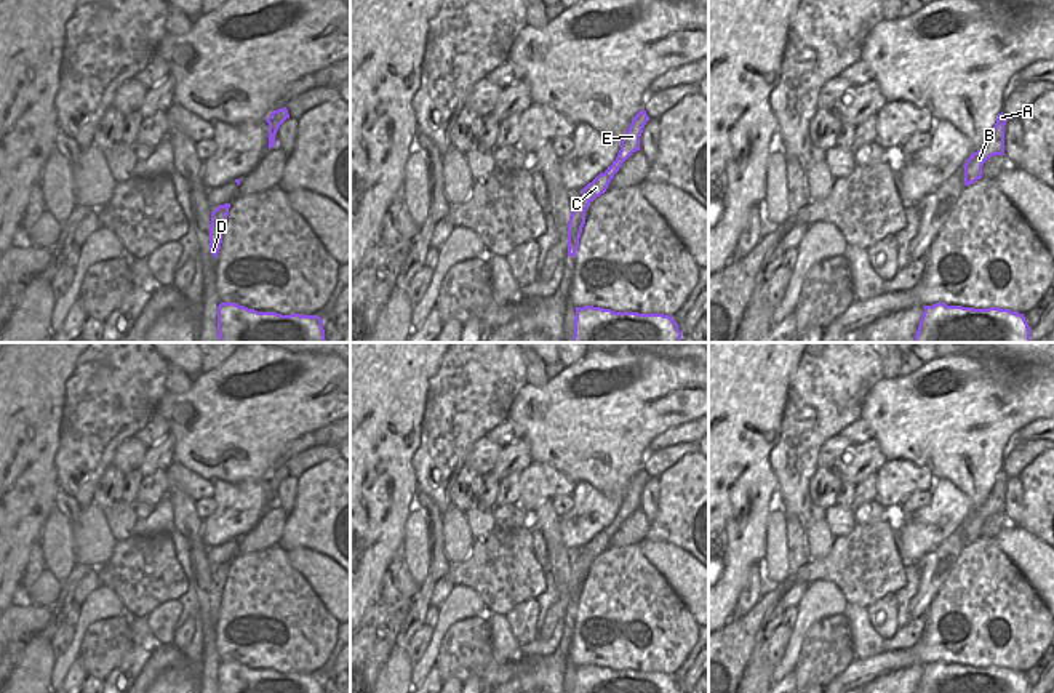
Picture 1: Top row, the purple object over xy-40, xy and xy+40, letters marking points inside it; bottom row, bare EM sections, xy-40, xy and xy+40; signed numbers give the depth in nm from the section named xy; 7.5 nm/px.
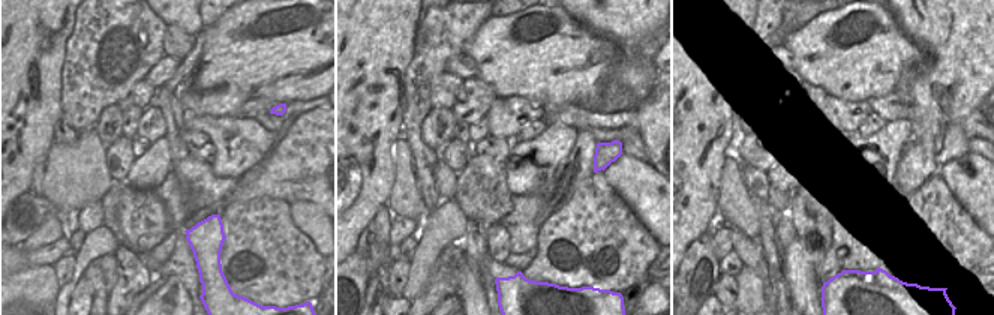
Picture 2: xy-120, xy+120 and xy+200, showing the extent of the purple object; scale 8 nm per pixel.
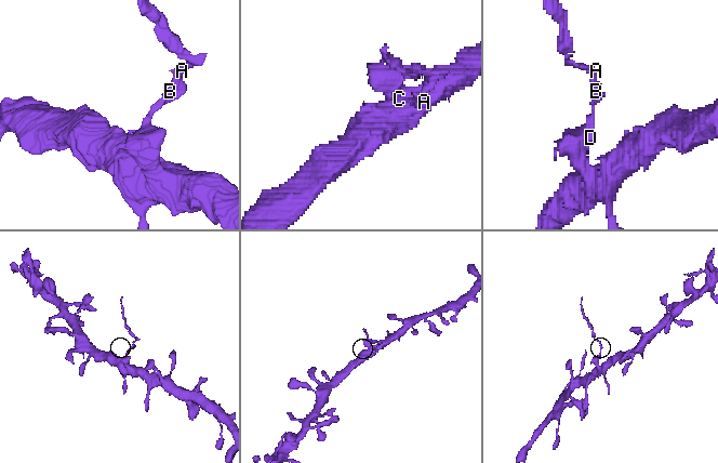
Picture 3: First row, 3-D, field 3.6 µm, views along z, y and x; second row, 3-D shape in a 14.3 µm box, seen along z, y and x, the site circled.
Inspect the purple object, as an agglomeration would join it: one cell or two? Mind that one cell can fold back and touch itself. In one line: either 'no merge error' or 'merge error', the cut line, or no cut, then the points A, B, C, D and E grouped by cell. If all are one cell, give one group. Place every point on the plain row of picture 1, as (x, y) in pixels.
merge error; cut xy (605, 530), (611, 536); groups A B E / C D

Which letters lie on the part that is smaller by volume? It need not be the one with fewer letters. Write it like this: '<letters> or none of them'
A, B, E

